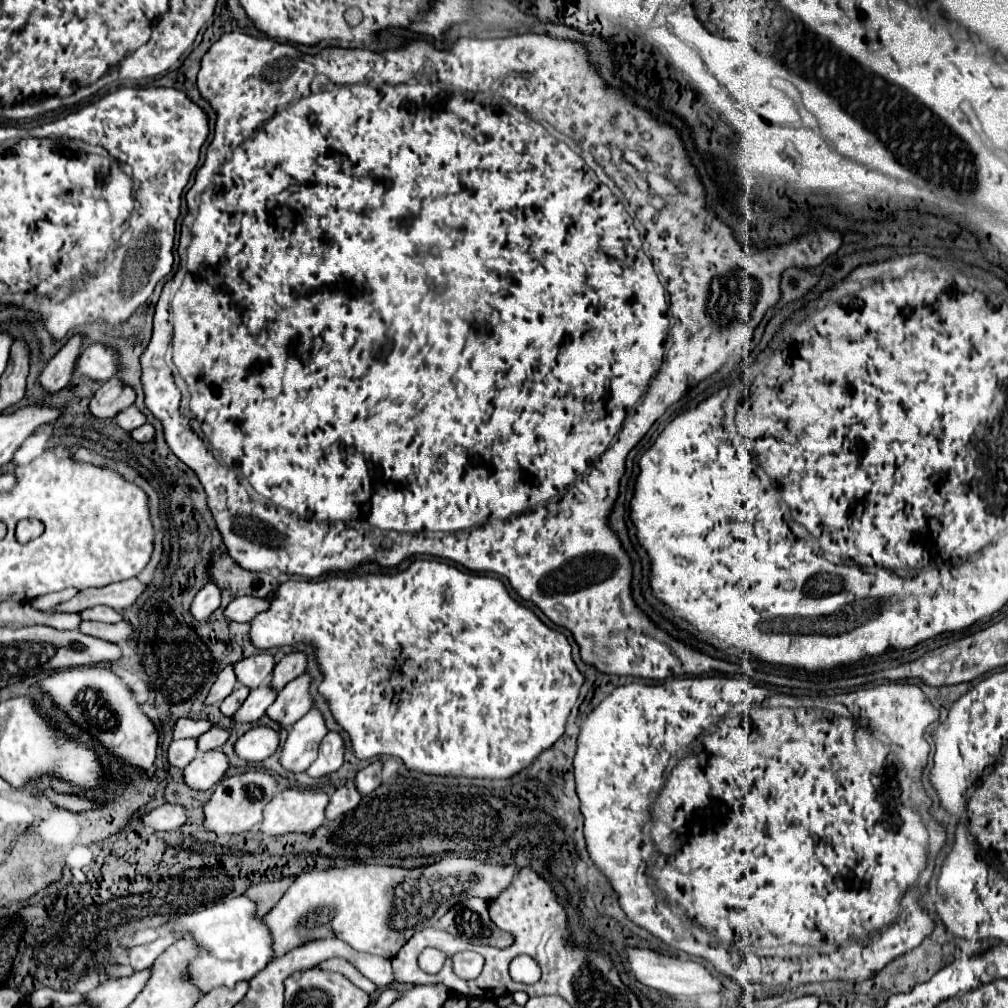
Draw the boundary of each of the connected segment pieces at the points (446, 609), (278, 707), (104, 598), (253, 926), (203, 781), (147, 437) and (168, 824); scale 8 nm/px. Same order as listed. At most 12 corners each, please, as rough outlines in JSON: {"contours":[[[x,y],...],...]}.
{"contours":[[[499,578],[287,580],[359,760],[505,780],[585,676]],[[307,674],[279,690],[267,716],[291,728],[311,710]],[[137,578],[87,588],[51,612],[71,614],[97,604],[131,606],[145,584]],[[245,896],[163,924],[201,994],[251,980],[271,936]],[[221,750],[197,754],[183,770],[193,790],[209,790],[225,776]],[[143,424],[131,432],[135,442],[151,442],[155,428]],[[163,804],[141,816],[155,832],[175,830],[185,824],[185,810]]]}

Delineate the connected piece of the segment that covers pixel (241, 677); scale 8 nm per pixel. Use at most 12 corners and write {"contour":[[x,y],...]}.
{"contour":[[257,654],[235,662],[237,686],[267,684],[275,658]]}

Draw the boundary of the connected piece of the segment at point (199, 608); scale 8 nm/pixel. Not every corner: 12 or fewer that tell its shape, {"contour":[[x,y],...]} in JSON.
{"contour":[[207,584],[193,598],[189,612],[205,622],[219,608],[221,592]]}

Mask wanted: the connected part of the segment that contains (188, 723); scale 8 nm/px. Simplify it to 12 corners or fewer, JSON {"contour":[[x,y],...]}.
{"contour":[[179,718],[173,740],[197,738],[213,724],[209,720]]}

